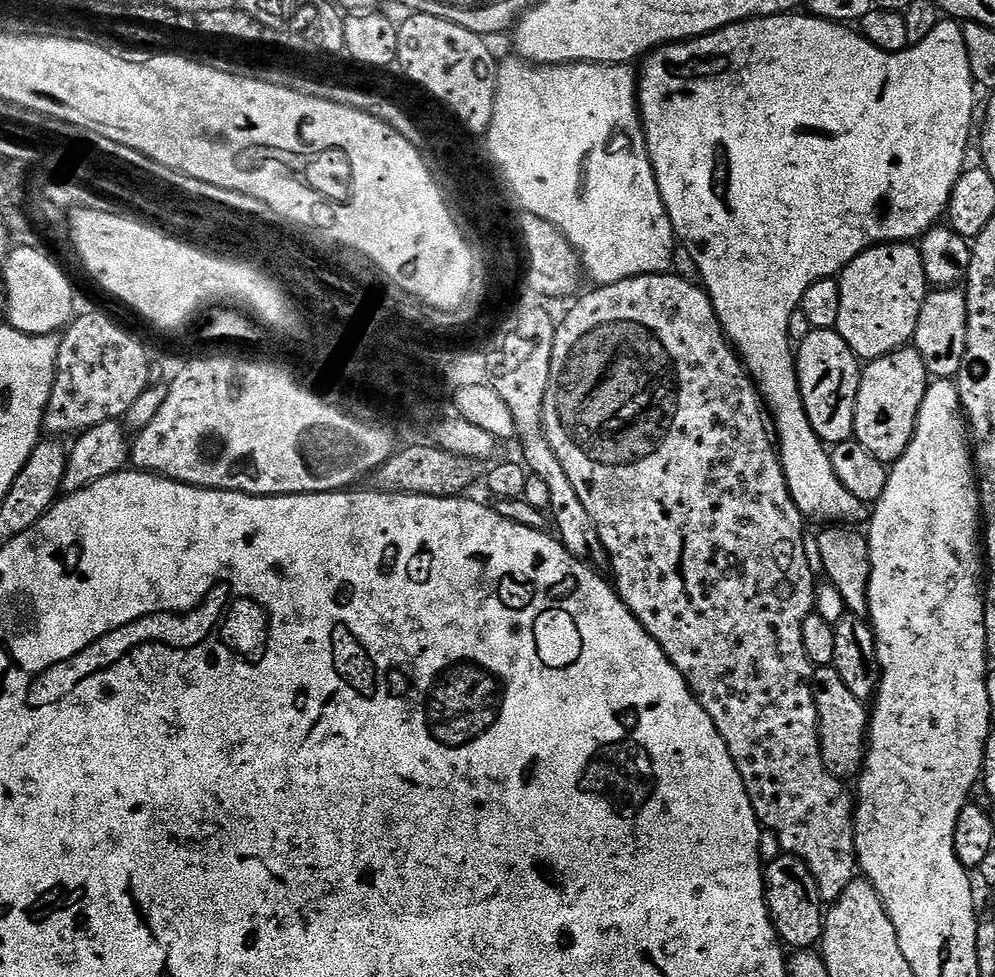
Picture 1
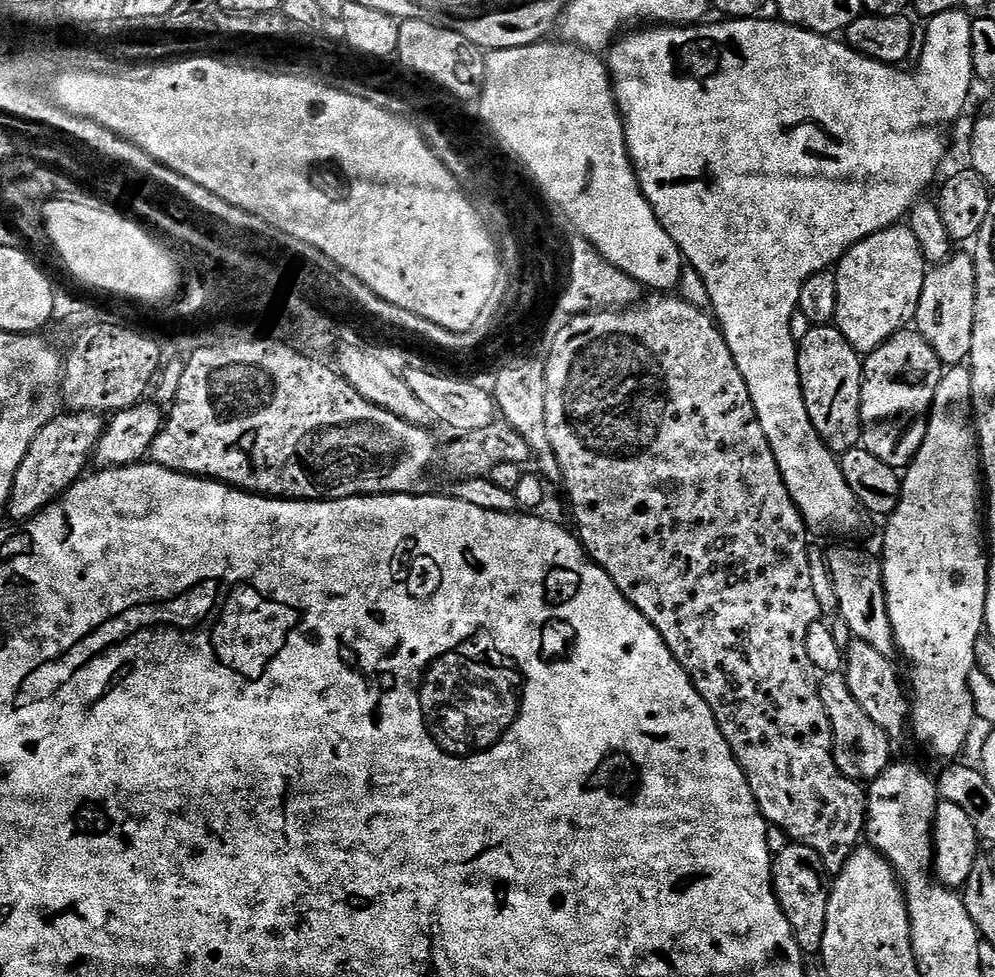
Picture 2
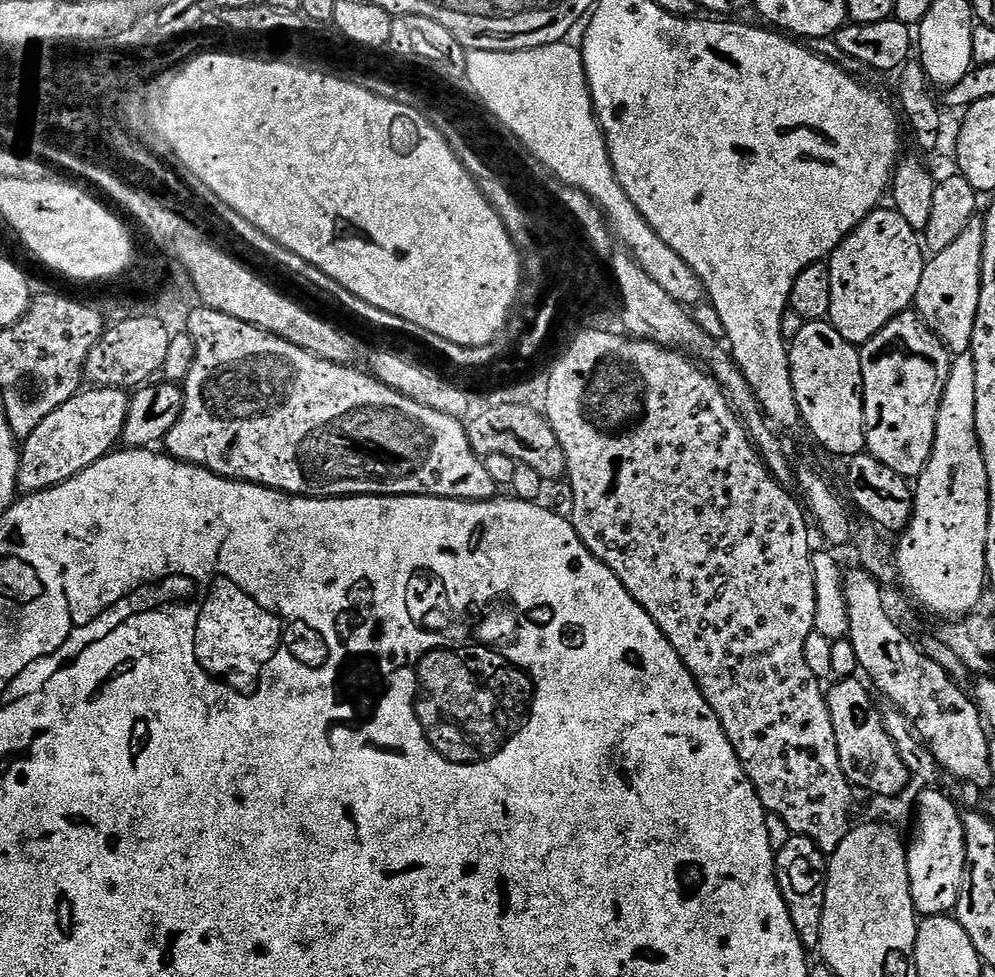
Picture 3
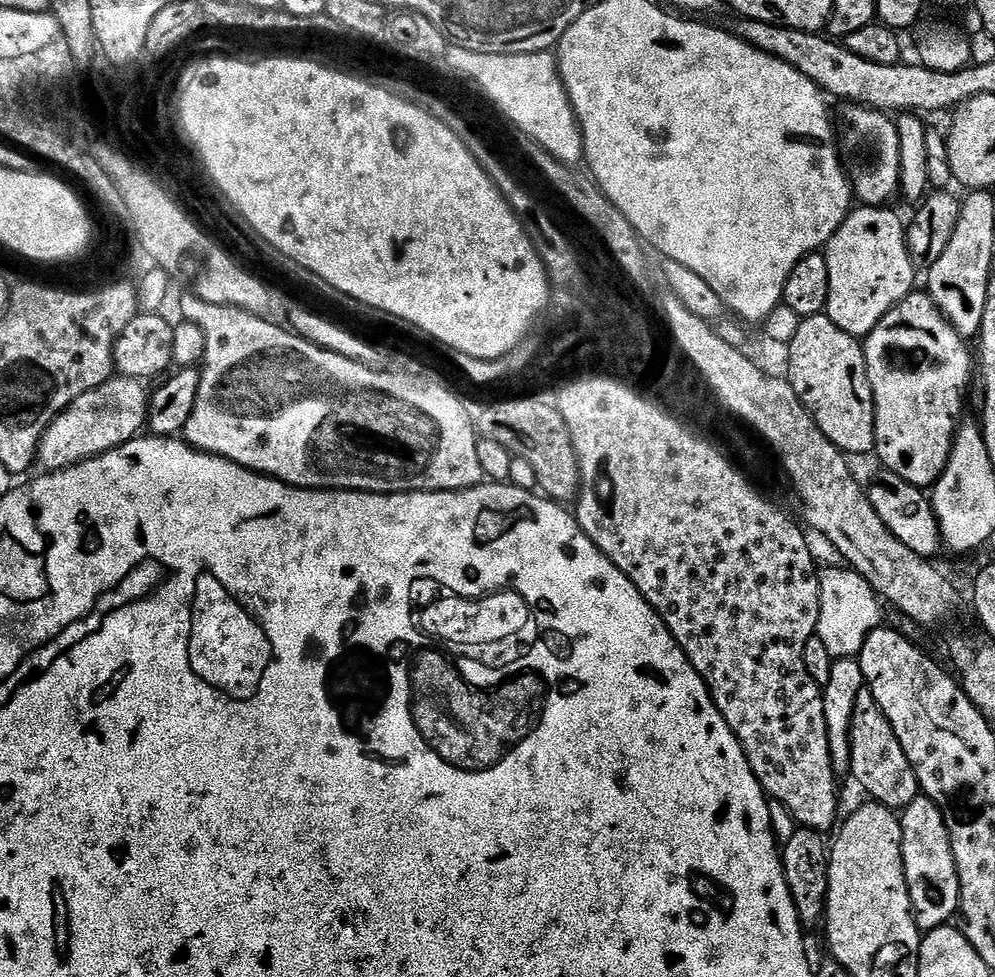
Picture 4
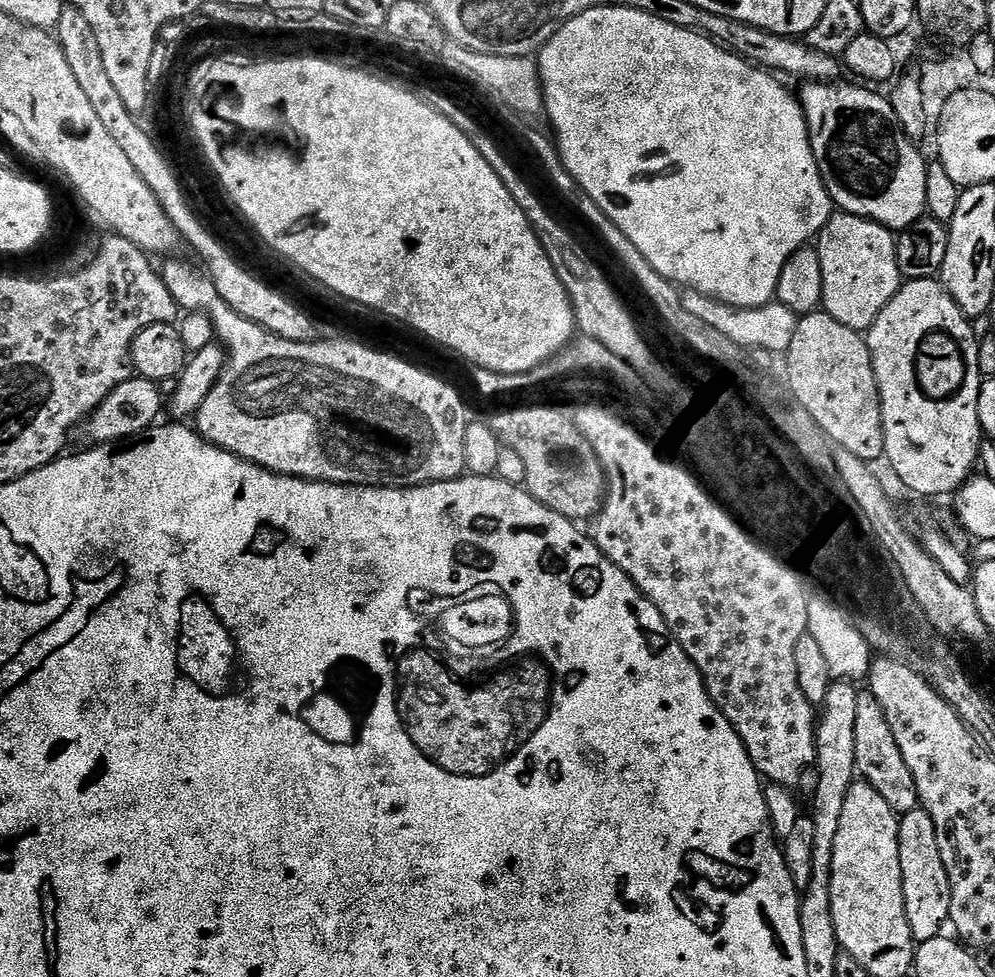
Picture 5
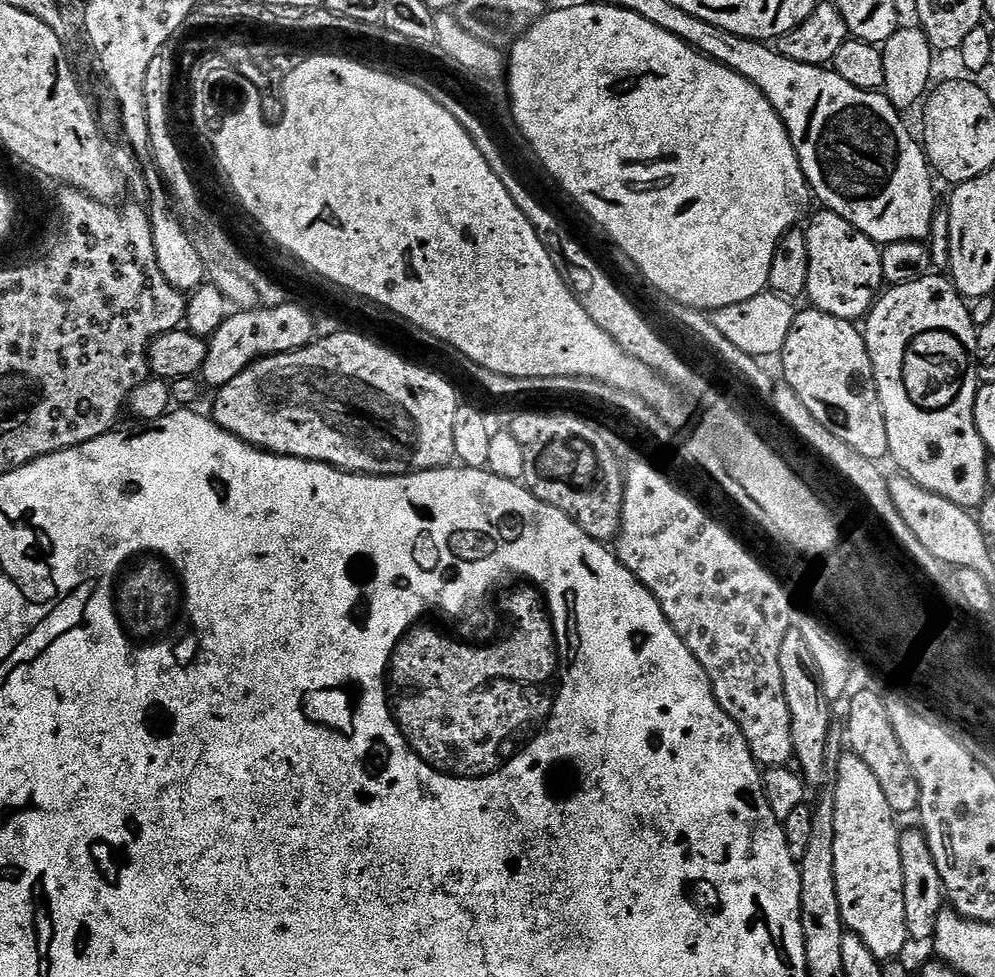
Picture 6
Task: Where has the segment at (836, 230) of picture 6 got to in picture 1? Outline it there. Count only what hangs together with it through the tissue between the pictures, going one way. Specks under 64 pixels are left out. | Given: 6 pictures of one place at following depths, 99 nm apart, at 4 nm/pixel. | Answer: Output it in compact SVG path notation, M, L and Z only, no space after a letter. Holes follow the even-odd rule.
M912 242L867 248L839 273L842 307L835 331L861 361L877 360L905 347L915 337L918 314L930 291L922 254Z

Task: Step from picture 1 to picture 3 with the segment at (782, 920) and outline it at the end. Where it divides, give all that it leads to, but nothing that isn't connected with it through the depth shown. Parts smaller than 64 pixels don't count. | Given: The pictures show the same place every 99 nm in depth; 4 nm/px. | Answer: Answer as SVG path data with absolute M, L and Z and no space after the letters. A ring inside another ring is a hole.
M793 836L782 850L776 853L776 881L780 887L782 898L790 910L790 922L794 922L794 930L804 944L805 949L819 949L822 938L822 910L826 898L826 882L828 881L828 856L816 843L805 836Z

